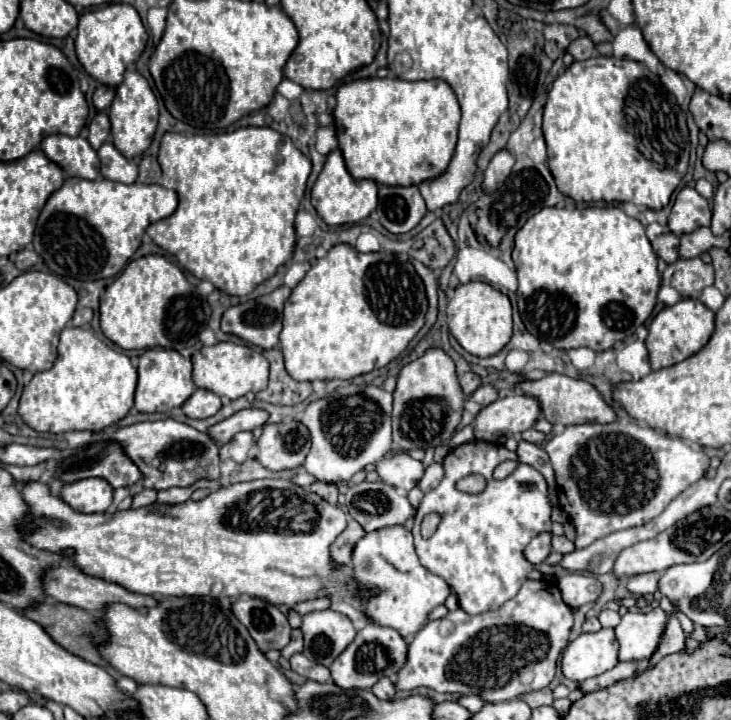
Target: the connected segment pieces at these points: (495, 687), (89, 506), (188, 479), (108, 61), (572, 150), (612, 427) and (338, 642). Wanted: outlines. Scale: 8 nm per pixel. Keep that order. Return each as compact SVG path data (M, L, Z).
M528 579L522 585L520 593L508 603L504 603L500 609L486 611L480 615L468 615L462 609L456 609L442 619L426 623L422 631L416 633L414 641L408 645L408 661L398 673L396 689L414 691L422 685L438 693L480 695L486 701L510 701L524 693L538 691L554 679L556 663L560 653L568 645L572 623L572 611L562 601L558 585L548 579Z
M92 477L62 487L62 499L80 513L104 513L112 505L114 489L104 479Z
M174 419L136 423L136 425L118 429L112 435L94 437L94 441L104 441L104 439L116 439L124 447L126 455L140 467L144 487L152 487L156 491L170 489L170 487L190 487L198 479L220 477L218 445L214 443L214 439L210 439L208 433L202 433Z
M110 3L86 11L78 23L76 35L76 55L82 67L100 83L108 87L118 87L122 83L122 75L130 63L134 63L144 47L146 47L146 29L138 11L132 5L124 3Z
M602 55L574 61L548 91L542 129L556 185L560 193L574 201L630 201L638 207L662 209L670 203L670 195L688 169L690 139L686 115L658 75L638 61Z
M614 421L610 425L586 423L566 427L544 445L544 451L548 453L556 471L560 507L570 515L570 521L576 527L576 549L588 547L596 539L602 539L614 531L644 525L646 521L654 519L666 509L672 499L676 499L682 491L696 483L710 465L710 457L702 449L684 443L684 439L670 437L662 431L654 431L634 421Z
M332 609L314 611L302 617L304 655L320 665L330 665L356 637L352 621Z

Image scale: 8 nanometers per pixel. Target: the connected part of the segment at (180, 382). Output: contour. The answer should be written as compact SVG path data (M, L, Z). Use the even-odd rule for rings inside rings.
M148 349L140 355L138 363L138 387L134 395L134 407L140 413L168 413L180 407L196 389L192 379L192 361L182 357L174 349Z

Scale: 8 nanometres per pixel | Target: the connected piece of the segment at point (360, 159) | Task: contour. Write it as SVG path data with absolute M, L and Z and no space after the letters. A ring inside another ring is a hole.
M358 79L342 85L336 91L336 107L332 113L338 127L338 145L348 173L354 179L372 179L382 185L420 185L426 179L438 177L448 167L460 123L460 105L446 81L402 81L402 79Z

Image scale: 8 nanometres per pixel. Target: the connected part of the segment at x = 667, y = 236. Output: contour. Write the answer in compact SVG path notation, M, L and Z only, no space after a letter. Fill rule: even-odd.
M662 233L652 243L654 253L666 263L674 263L678 259L678 237L674 233Z

